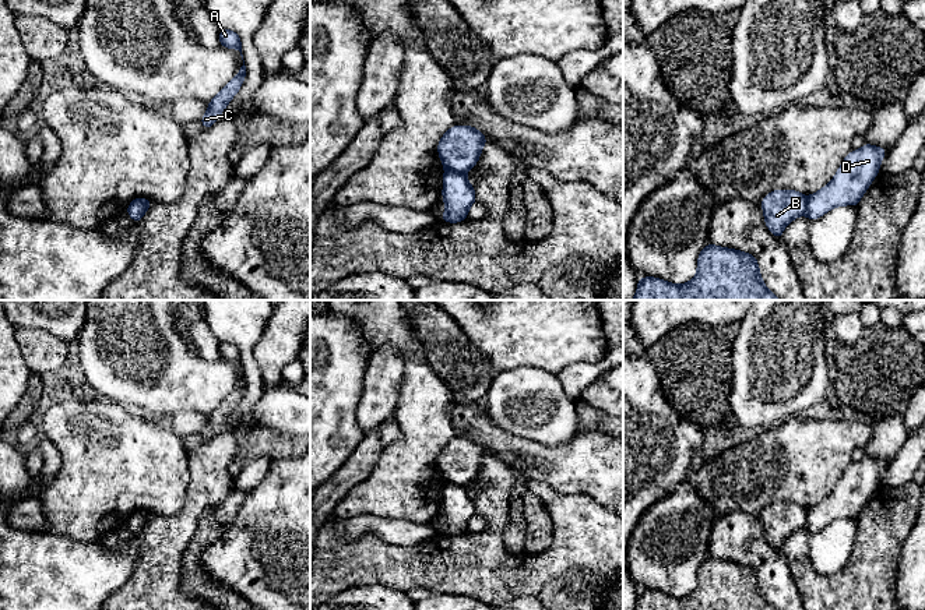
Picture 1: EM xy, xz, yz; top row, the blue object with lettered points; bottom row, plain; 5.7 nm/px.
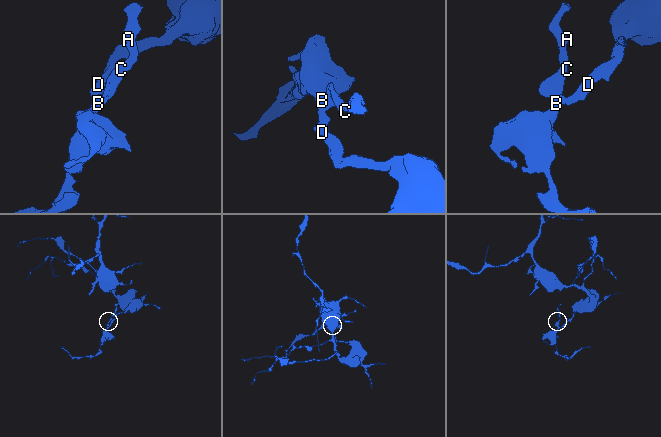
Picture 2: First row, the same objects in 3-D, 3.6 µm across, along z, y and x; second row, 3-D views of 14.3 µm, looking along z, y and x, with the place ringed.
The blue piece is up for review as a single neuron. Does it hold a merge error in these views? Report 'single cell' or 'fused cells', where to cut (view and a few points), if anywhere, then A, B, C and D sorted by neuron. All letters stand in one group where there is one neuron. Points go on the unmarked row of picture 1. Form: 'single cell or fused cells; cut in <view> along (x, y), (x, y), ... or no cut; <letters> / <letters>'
fused cells; cut in xz along (446, 482), (463, 486); A B C / D

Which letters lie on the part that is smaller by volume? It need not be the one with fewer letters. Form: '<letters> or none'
A, B, C

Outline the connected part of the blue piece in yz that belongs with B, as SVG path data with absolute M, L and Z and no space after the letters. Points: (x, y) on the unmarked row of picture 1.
M774 503L763 509L762 522L770 544L782 550L782 543L795 530L805 526L808 511L795 503Z

